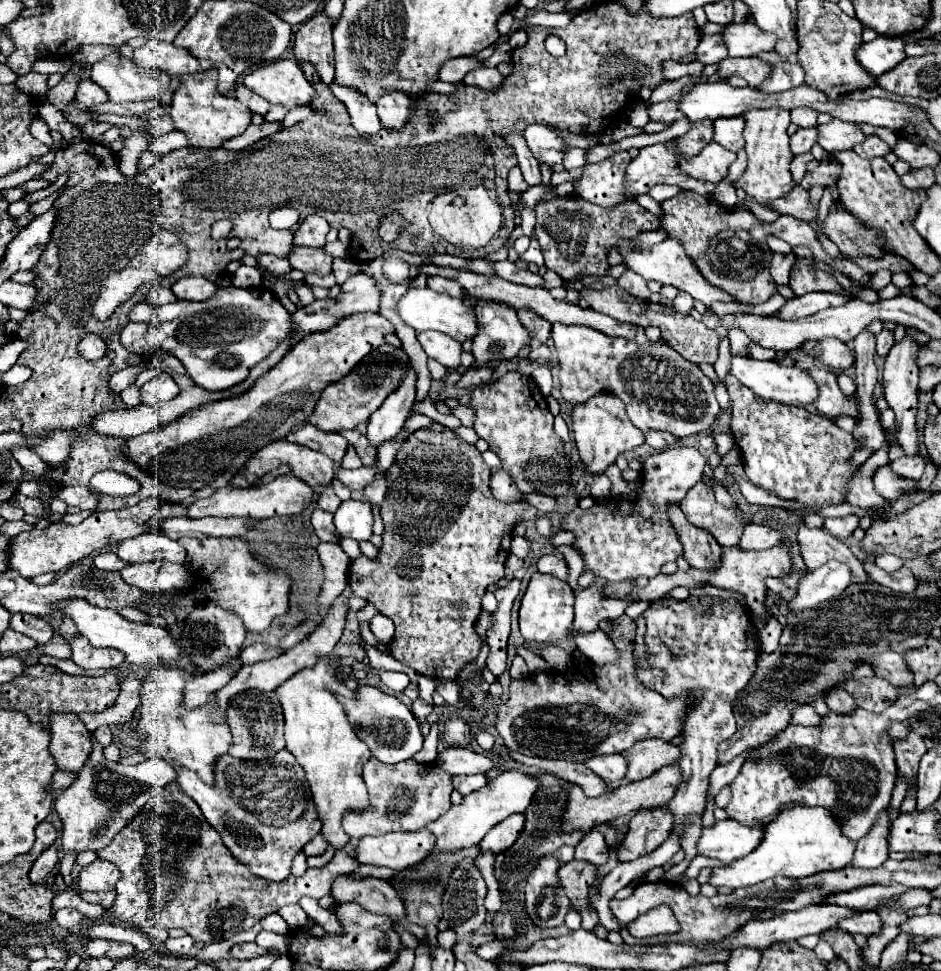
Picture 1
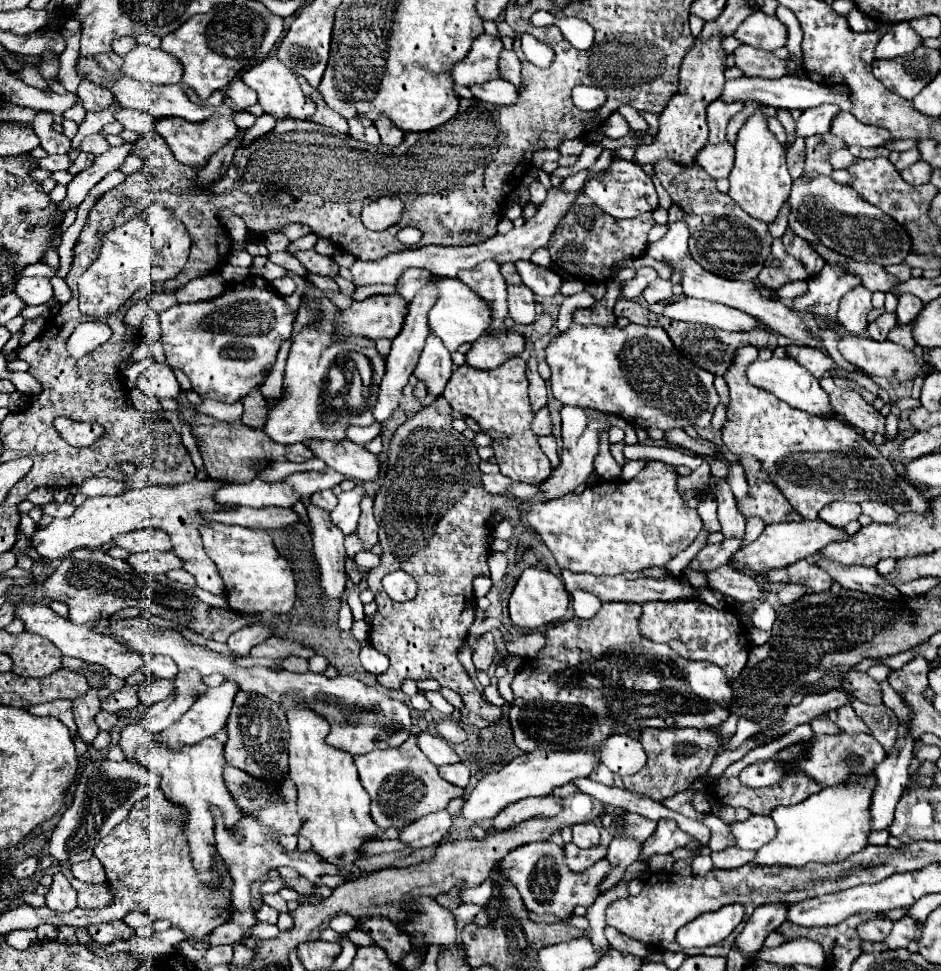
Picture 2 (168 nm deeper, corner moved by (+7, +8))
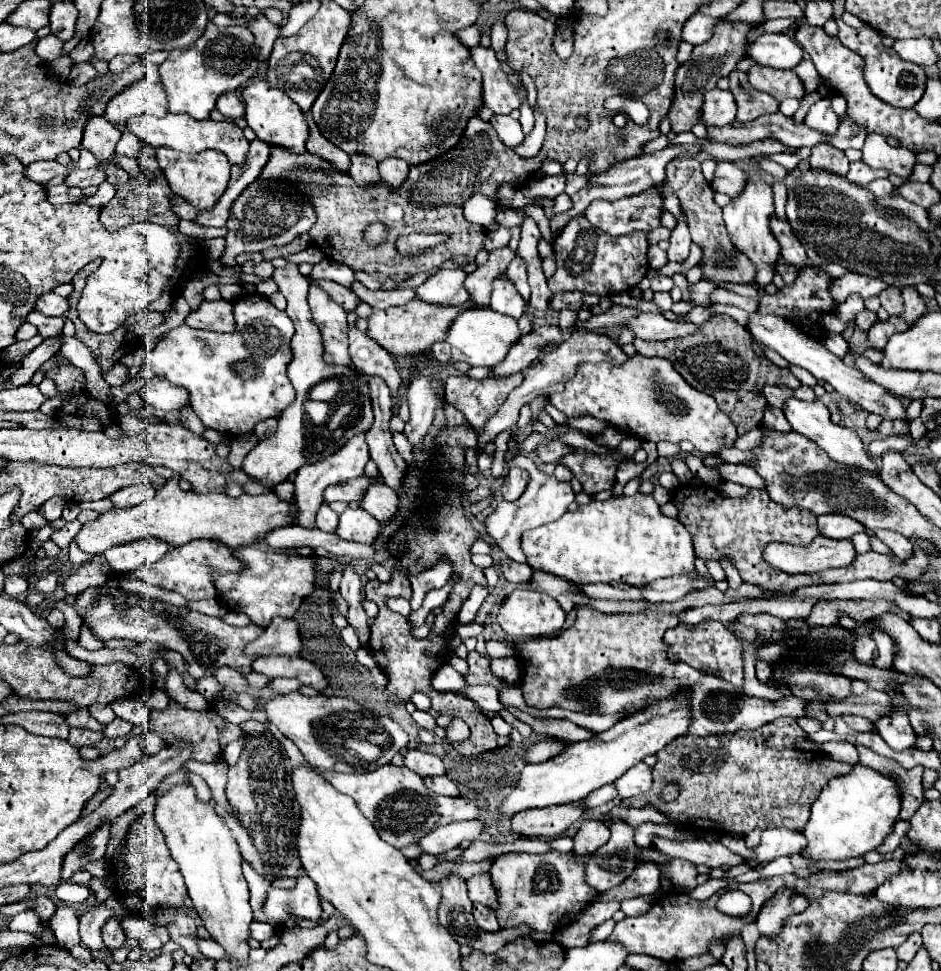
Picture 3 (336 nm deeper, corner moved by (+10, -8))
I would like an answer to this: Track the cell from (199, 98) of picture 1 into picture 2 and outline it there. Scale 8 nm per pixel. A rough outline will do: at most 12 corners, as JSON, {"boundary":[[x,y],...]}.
{"boundary":[[226,116],[204,124],[160,120],[156,132],[174,158],[204,168],[238,126]]}

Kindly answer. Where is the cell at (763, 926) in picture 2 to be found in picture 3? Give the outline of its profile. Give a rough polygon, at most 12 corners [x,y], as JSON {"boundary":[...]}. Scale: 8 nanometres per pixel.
{"boundary":[[777,892],[757,914],[763,936],[777,936],[785,920],[809,906],[805,896]]}

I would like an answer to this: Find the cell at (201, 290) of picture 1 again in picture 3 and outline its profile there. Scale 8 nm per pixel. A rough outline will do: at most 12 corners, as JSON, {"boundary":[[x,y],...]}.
{"boundary":[[203,302],[187,316],[191,328],[233,332],[231,302]]}

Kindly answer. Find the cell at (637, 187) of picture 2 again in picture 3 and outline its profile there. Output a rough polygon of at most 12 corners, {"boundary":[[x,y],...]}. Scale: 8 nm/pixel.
{"boundary":[[659,188],[615,202],[595,200],[587,220],[611,236],[661,222]]}

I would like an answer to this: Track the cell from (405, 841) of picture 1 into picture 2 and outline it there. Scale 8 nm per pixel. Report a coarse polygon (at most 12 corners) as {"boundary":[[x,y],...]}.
{"boundary":[[448,810],[400,830],[410,848],[440,844],[452,826]]}

